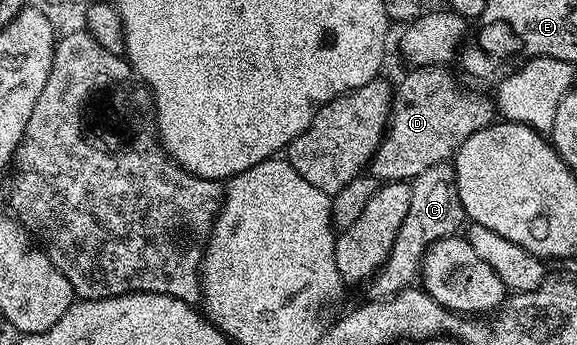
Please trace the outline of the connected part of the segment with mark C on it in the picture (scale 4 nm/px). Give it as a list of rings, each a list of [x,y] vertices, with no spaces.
[[[450,163],[429,166],[429,170],[417,174],[410,185],[409,214],[405,214],[405,222],[401,222],[401,230],[397,230],[397,238],[393,238],[389,258],[369,284],[370,295],[375,298],[390,298],[412,287],[420,279],[423,256],[429,245],[446,236],[456,235],[465,224],[461,198],[457,194],[455,170]]]

